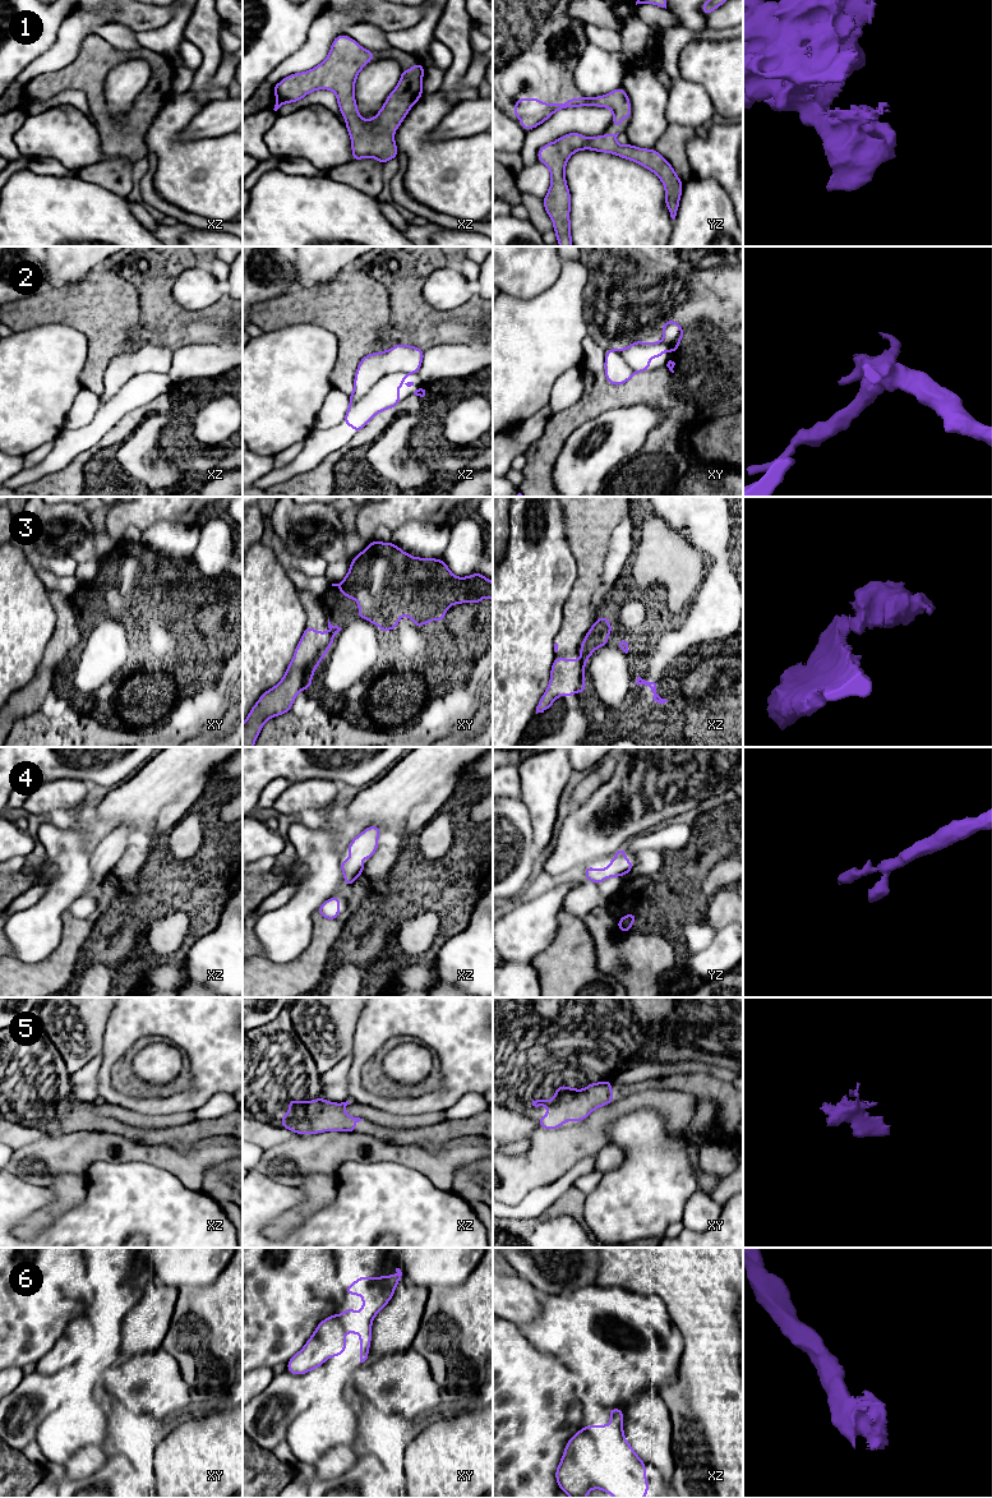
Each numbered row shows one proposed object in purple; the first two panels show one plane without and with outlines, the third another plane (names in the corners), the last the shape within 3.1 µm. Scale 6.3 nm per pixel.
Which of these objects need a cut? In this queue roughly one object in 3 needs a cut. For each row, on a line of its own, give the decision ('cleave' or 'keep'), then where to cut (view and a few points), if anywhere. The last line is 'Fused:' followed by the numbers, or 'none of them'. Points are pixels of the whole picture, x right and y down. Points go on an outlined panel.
1: keep; cut none
2: keep; cut none
3: cleave; cut xz (581, 659), (584, 664)
4: keep; cut none
5: keep; cut none
6: keep; cut none
Fused: 3

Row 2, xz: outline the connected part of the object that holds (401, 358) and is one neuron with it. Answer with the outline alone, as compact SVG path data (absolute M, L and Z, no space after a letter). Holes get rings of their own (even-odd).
M401 344L365 355L357 364L355 388L342 421L356 434L378 412L396 407L402 401L398 398L402 379L410 373L417 374L423 359L424 350Z

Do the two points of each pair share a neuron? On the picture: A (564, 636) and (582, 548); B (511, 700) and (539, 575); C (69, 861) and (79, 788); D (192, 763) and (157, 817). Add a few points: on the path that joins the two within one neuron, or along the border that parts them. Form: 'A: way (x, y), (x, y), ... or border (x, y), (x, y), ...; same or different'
A: way (577, 614), (585, 585), (585, 570); same
B: way (511, 669), (511, 609), (515, 605); same
C: border (83, 810), (74, 812); different
D: way (178, 777), (157, 798), (157, 803); same

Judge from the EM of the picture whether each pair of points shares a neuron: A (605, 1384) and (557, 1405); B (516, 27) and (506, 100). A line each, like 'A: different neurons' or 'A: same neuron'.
A: different neurons
B: same neuron

